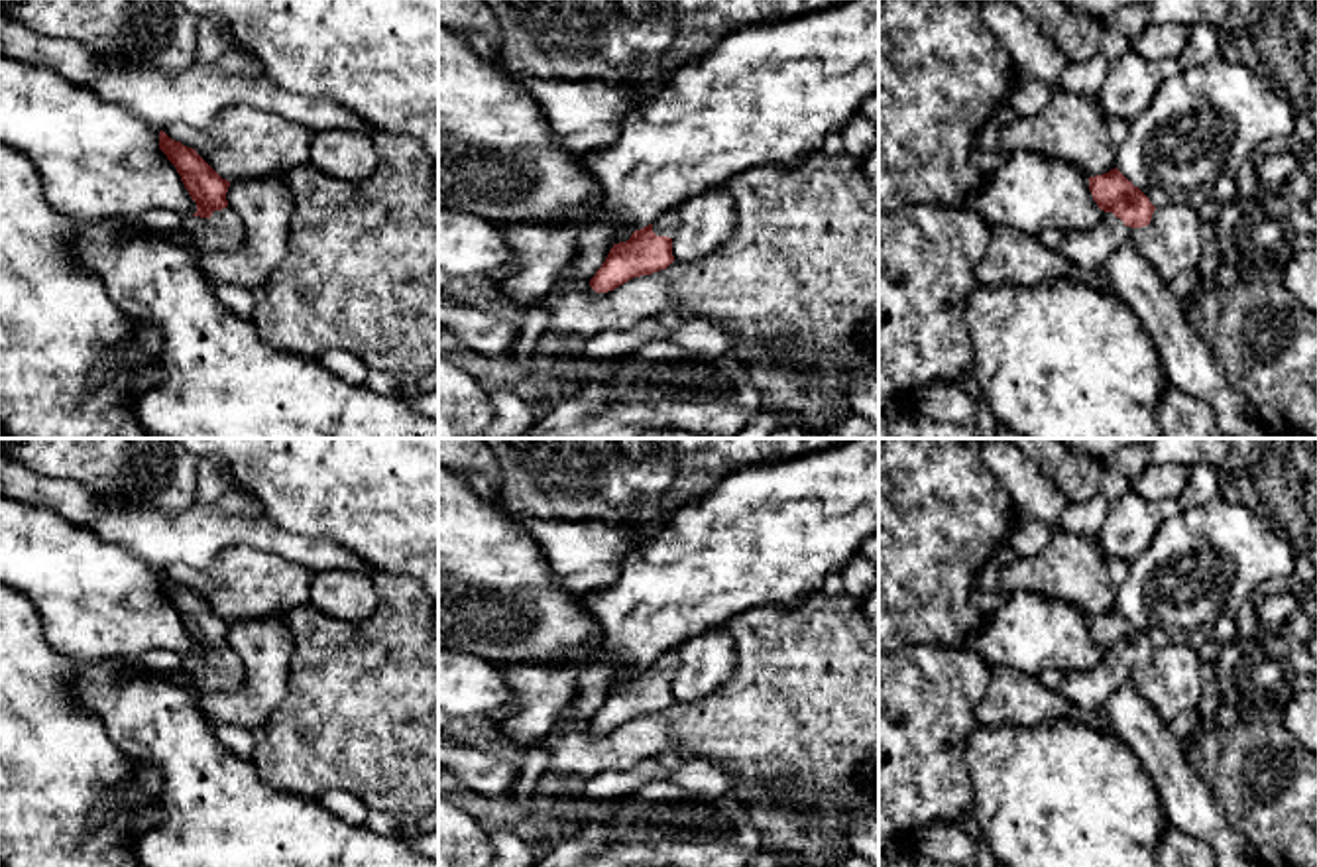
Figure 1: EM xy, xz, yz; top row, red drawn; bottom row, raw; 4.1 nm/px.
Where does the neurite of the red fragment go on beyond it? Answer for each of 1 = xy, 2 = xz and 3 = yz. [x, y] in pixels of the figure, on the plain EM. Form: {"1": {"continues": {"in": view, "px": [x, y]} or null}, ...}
{"1": {"continues": {"in": "xy", "px": [221, 673]}}, "2": {"continues": {"in": "xz", "px": [665, 665]}}, "3": {"continues": {"in": "yz", "px": [1087, 691]}}}

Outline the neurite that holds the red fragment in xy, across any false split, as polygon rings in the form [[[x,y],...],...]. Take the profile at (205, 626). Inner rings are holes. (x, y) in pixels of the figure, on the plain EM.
[[[159,572],[159,590],[175,606],[197,653],[187,659],[187,688],[195,696],[236,692],[244,688],[244,665],[228,647],[230,621],[222,619],[193,588]]]

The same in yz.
[[[1117,607],[1089,617],[1089,631],[1101,649],[1099,663],[1089,670],[1065,674],[1056,690],[1079,710],[1103,712],[1107,698],[1130,672],[1150,665],[1156,647]]]

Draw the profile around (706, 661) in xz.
[[[725,625],[686,639],[676,653],[678,670],[672,678],[674,702],[692,702],[712,694],[731,676],[737,663]]]

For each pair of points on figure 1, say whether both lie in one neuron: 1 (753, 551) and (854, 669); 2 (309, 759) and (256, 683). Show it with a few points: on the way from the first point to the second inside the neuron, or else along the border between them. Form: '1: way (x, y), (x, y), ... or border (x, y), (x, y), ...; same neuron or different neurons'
1: border (820, 588), (789, 606), (755, 606), (751, 610); different neurons
2: border (289, 665), (284, 700), (264, 724); different neurons

